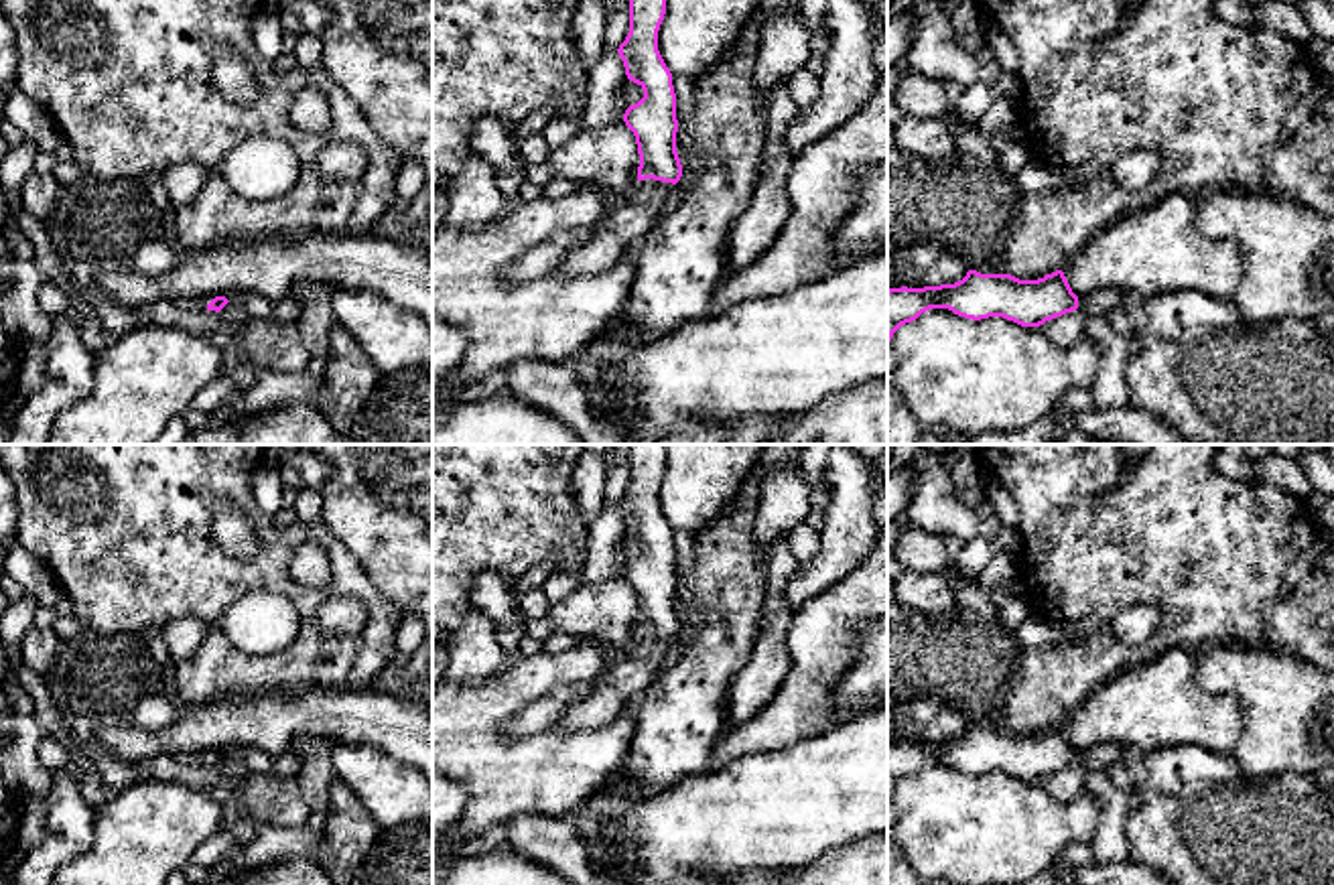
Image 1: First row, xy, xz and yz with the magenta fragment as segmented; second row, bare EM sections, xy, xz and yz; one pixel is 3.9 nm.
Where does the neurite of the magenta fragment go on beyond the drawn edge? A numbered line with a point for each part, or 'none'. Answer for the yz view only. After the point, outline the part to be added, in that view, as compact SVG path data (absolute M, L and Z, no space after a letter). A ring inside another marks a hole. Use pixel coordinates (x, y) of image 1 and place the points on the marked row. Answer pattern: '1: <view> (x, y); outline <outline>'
1: yz (1101, 301); outline M1100 288L1078 296L1078 311L1086 317L1105 315L1121 309L1123 292L1115 288Z

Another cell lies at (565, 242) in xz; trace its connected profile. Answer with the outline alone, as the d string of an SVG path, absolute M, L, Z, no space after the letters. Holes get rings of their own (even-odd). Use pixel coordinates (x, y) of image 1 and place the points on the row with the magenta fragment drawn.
M573 229L573 231L558 231L552 235L544 246L524 254L518 262L508 266L506 278L510 282L526 282L534 278L546 276L550 270L554 270L556 264L562 264L562 260L581 244L589 242L595 231L589 229Z

